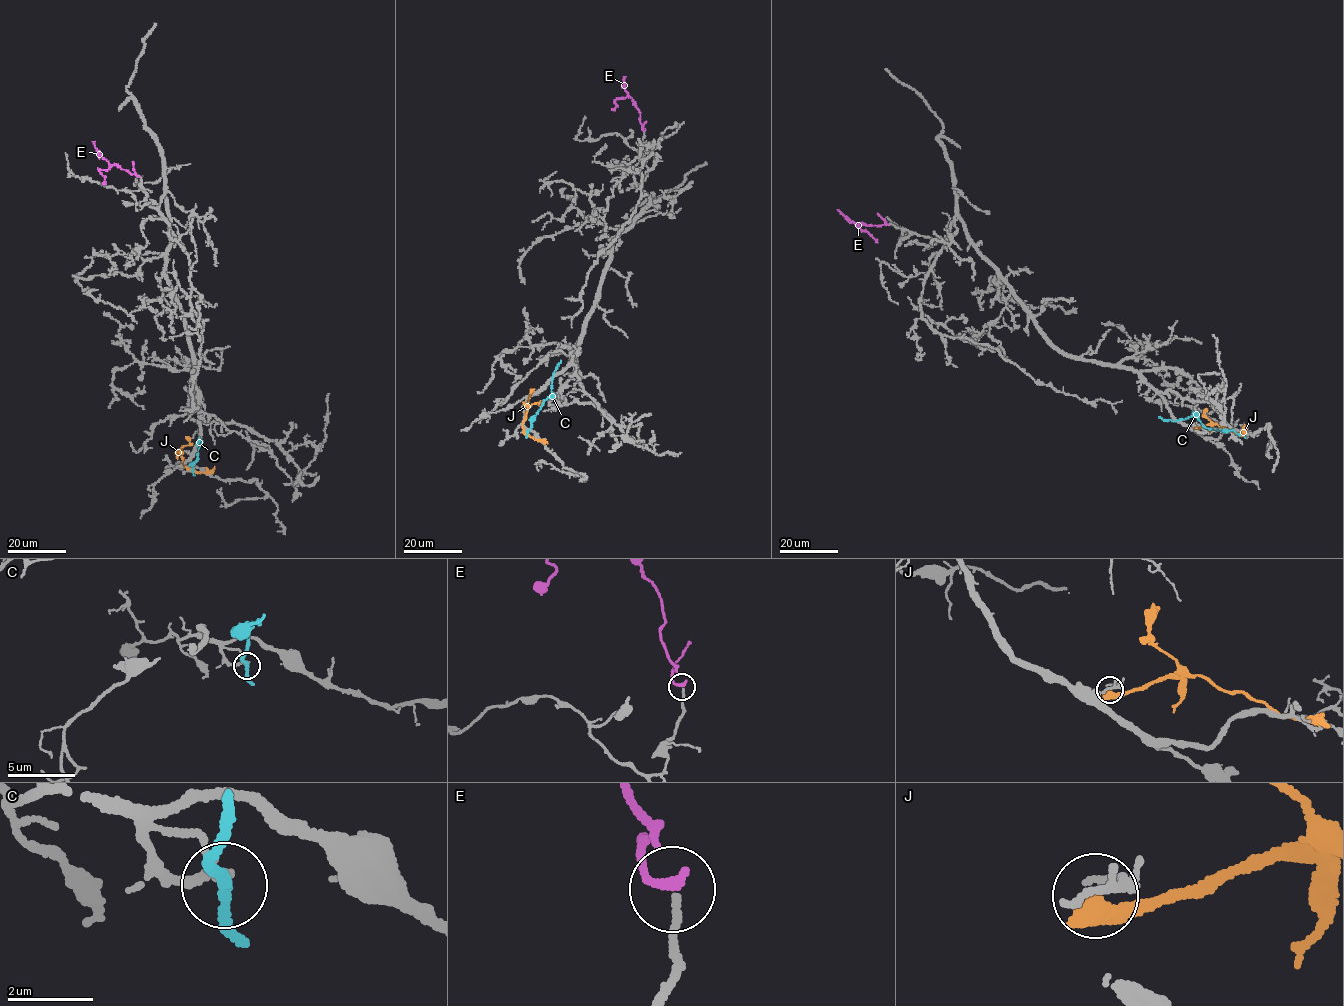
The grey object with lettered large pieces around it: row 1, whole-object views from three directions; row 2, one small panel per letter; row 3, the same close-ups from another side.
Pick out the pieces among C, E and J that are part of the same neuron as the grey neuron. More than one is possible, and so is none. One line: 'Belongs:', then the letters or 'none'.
Belongs: E

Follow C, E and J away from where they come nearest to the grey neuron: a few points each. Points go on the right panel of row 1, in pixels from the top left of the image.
C: (1242, 434), (1207, 428), (1194, 415), (1175, 421), (1158, 417)
E: (888, 224), (867, 225), (860, 222), (857, 226), (836, 209)
J: (1196, 427), (1216, 423), (1243, 435), (1245, 425)

